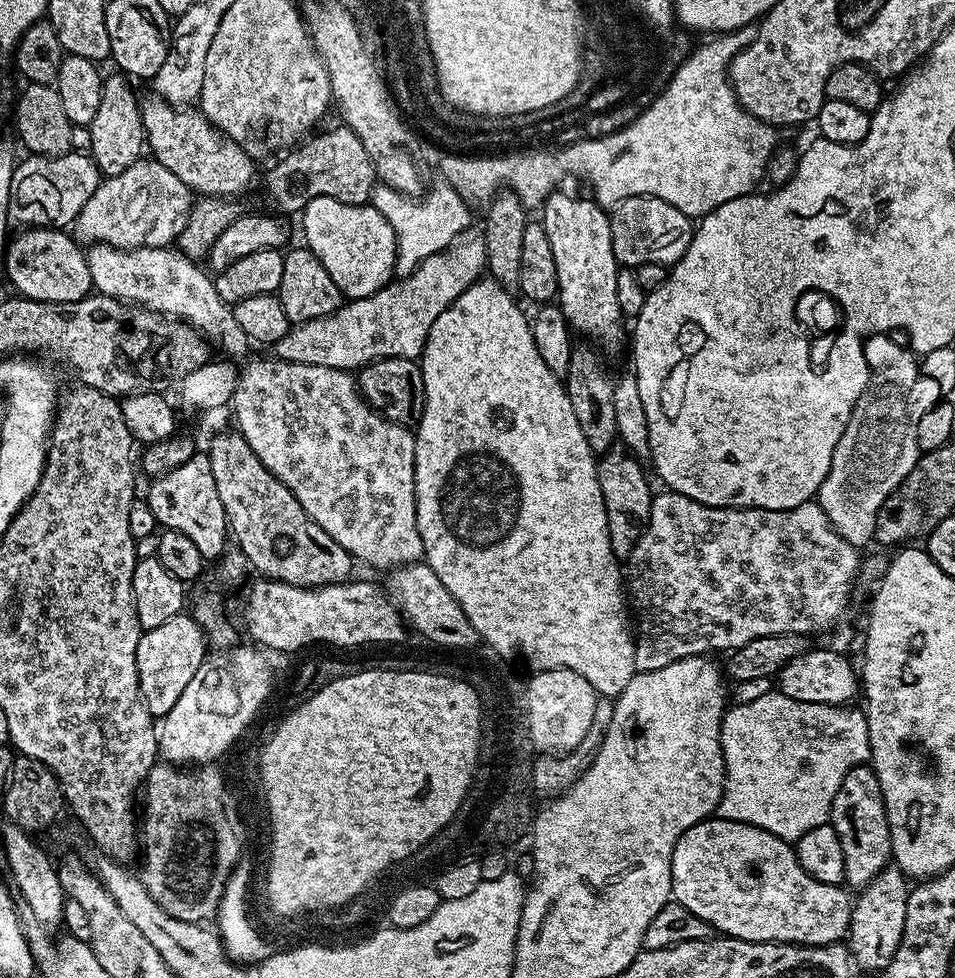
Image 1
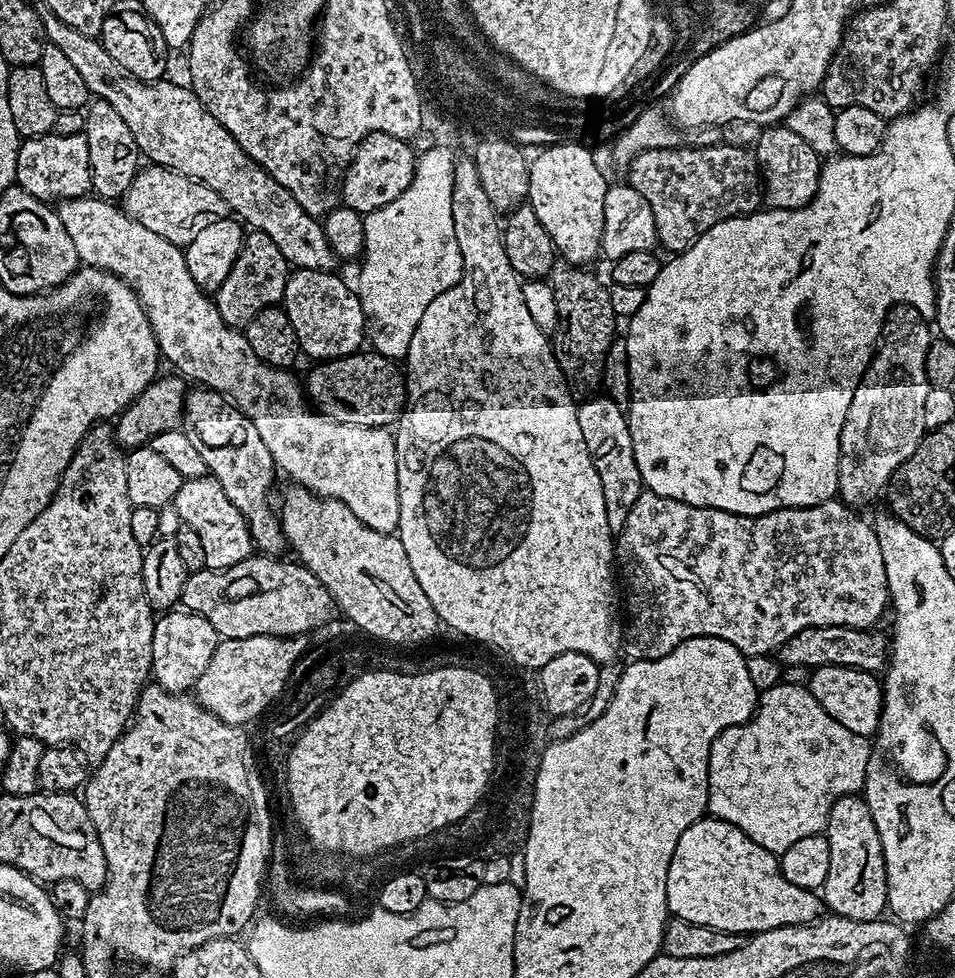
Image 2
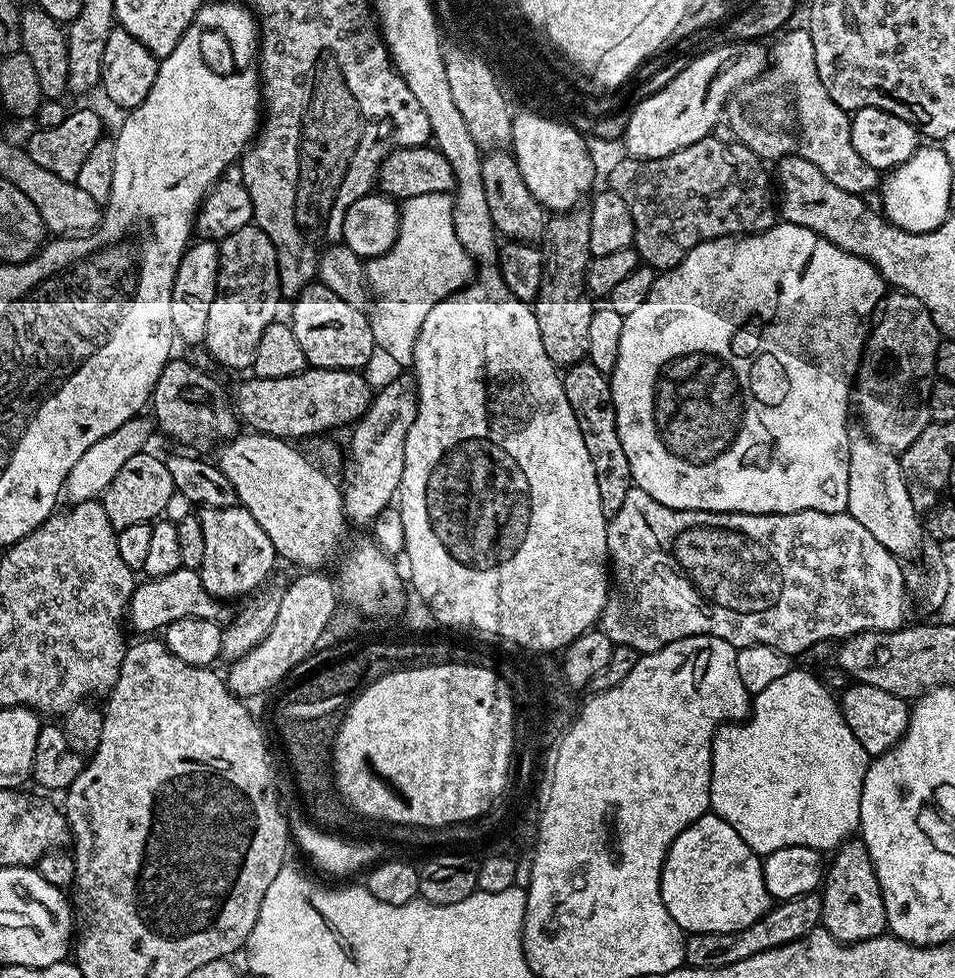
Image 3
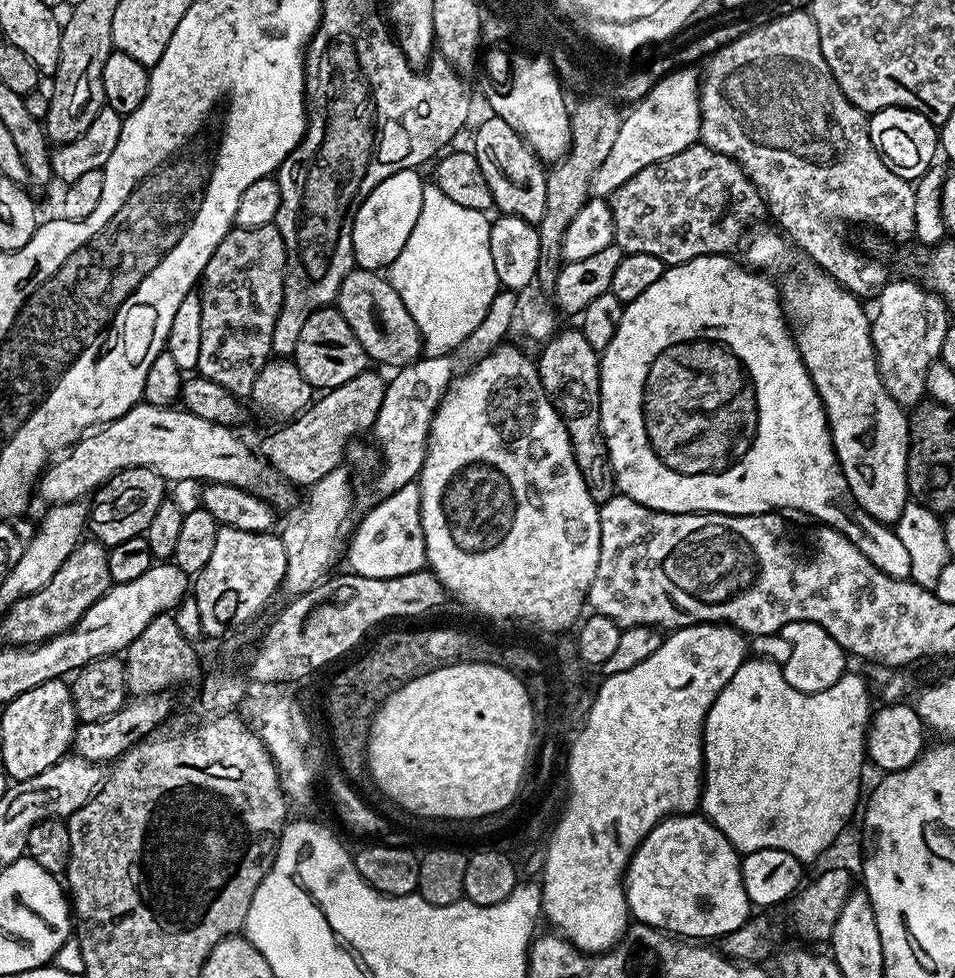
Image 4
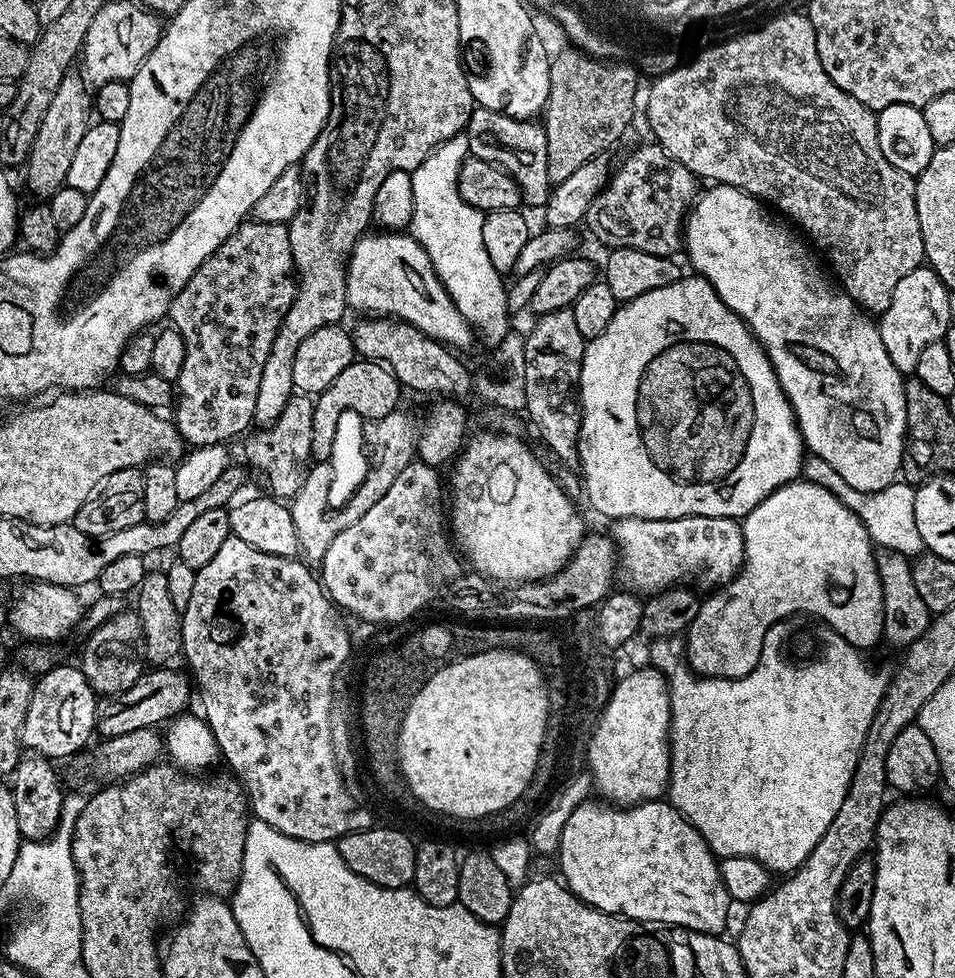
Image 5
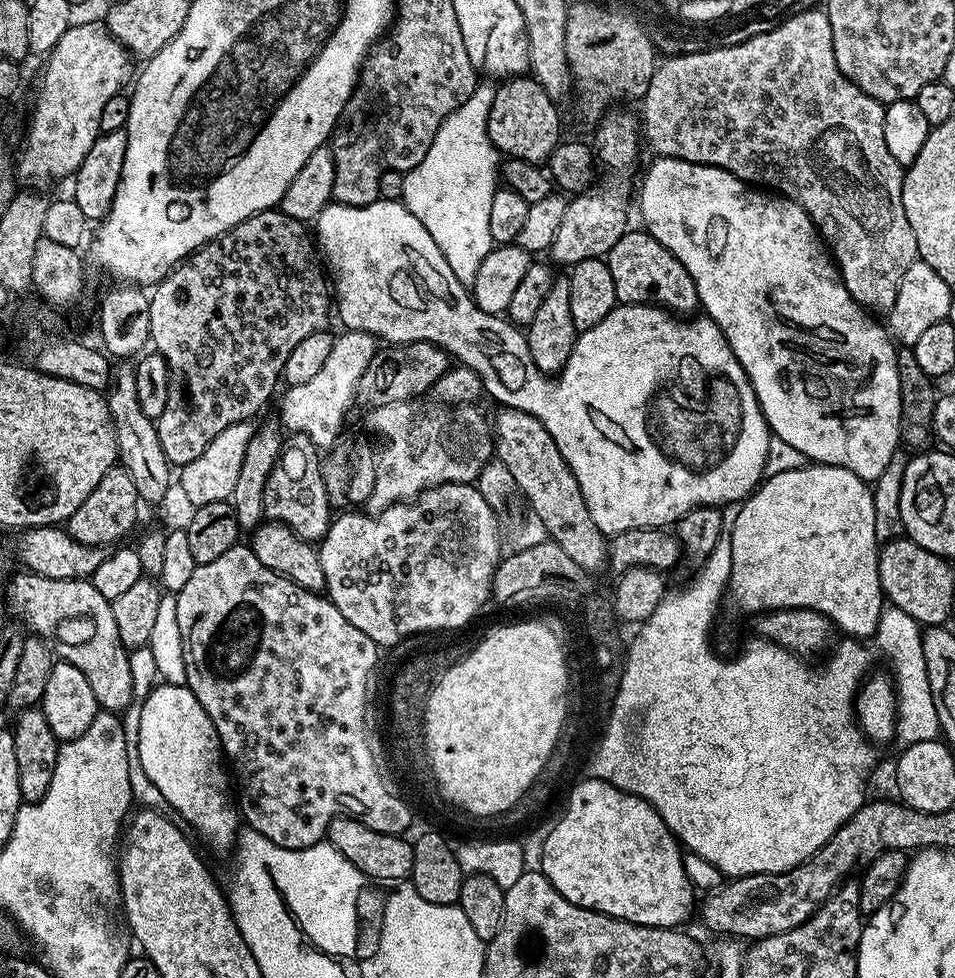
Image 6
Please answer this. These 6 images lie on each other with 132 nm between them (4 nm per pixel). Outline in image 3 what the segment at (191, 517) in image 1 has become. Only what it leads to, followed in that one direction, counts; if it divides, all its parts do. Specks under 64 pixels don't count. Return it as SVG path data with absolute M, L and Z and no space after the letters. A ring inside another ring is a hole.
M243 506L234 508L200 508L198 515L202 522L202 534L206 538L206 554L199 568L202 584L211 596L229 598L228 596L244 596L255 593L265 583L264 579L272 572L272 567L278 564L278 557L270 538L266 538L266 530L254 522L254 514L250 514Z

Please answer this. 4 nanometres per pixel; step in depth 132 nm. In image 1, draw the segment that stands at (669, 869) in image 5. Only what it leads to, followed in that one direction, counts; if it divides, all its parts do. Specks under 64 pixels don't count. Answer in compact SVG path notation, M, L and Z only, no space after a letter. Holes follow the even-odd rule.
M699 820L678 838L672 855L672 895L690 914L698 914L717 933L739 940L775 944L839 944L848 935L853 901L841 885L818 882L802 870L796 849L758 826L733 820Z

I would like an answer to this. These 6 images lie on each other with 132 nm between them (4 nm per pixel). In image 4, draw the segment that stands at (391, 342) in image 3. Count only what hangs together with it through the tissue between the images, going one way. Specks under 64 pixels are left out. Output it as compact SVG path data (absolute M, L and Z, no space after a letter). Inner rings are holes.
M435 182L425 183L422 214L418 214L418 222L406 246L402 246L402 254L394 258L392 265L386 269L386 275L394 290L398 290L398 298L406 302L406 310L410 310L410 318L414 318L418 326L422 348L428 356L455 351L467 335L478 328L497 292L501 290L498 274L494 271L494 258L490 258L491 229L492 220L485 213L458 206L458 202L446 198L446 194L438 190Z

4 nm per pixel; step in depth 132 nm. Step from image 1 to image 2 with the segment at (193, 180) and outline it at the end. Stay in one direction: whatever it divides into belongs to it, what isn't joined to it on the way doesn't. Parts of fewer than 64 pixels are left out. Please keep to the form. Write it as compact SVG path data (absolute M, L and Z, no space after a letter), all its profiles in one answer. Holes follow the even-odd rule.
M41 11L40 17L47 43L58 46L58 50L66 54L95 99L110 102L110 106L118 110L122 122L130 126L134 142L138 142L141 153L151 163L202 182L202 186L210 186L210 190L226 202L229 213L239 217L251 231L269 236L293 269L330 272L337 267L338 257L332 251L321 221L302 210L298 198L294 198L286 186L278 186L264 168L249 158L246 150L234 142L230 130L204 109L191 87L184 85L183 88L169 78L151 82L134 78L106 54L97 37L66 26L53 12Z

